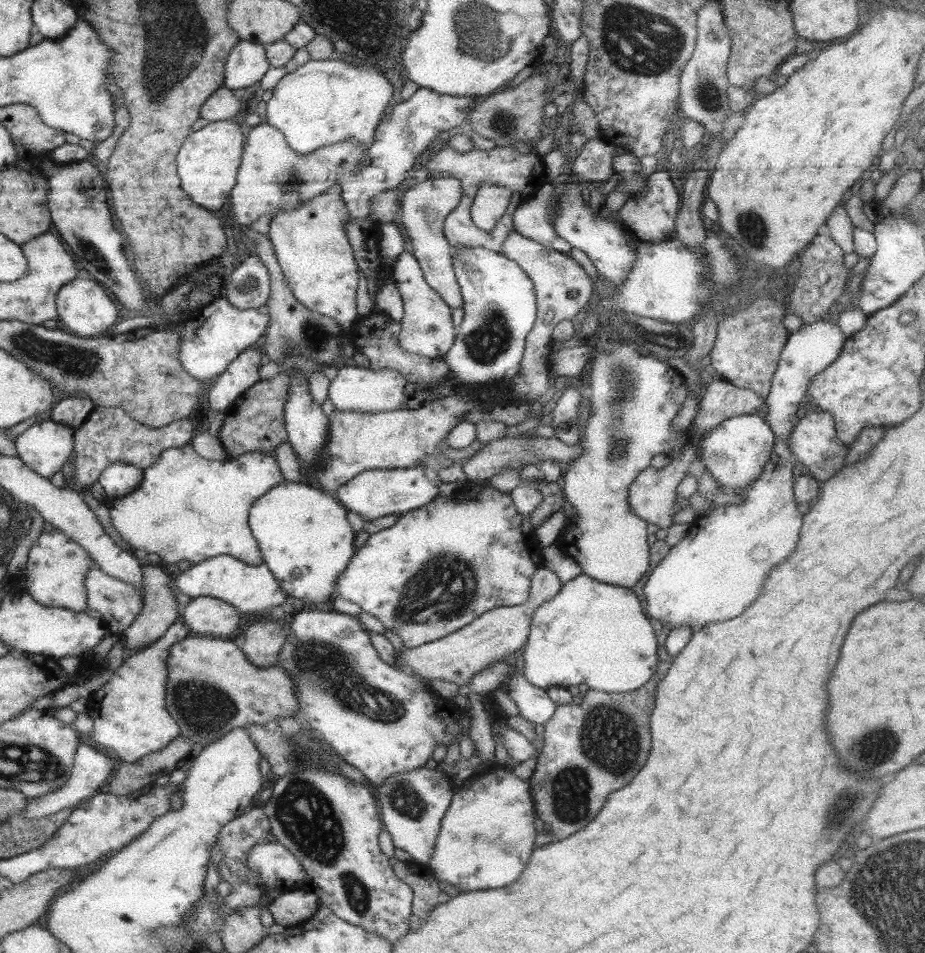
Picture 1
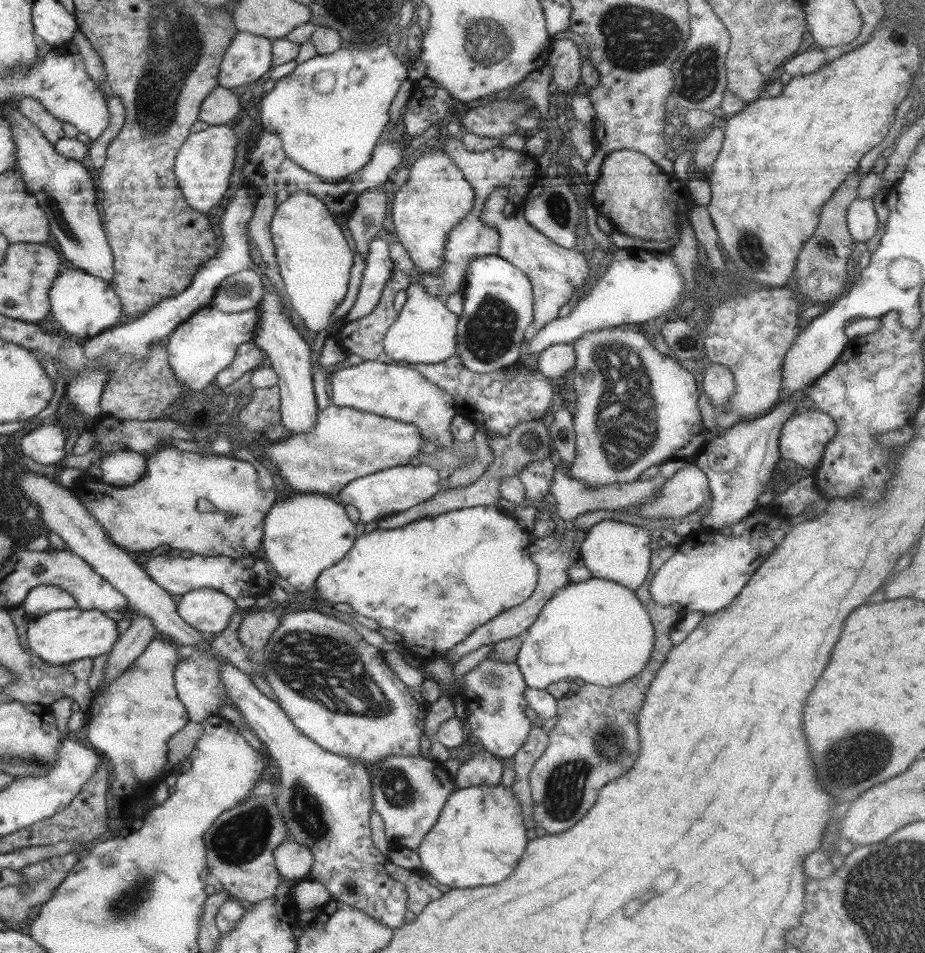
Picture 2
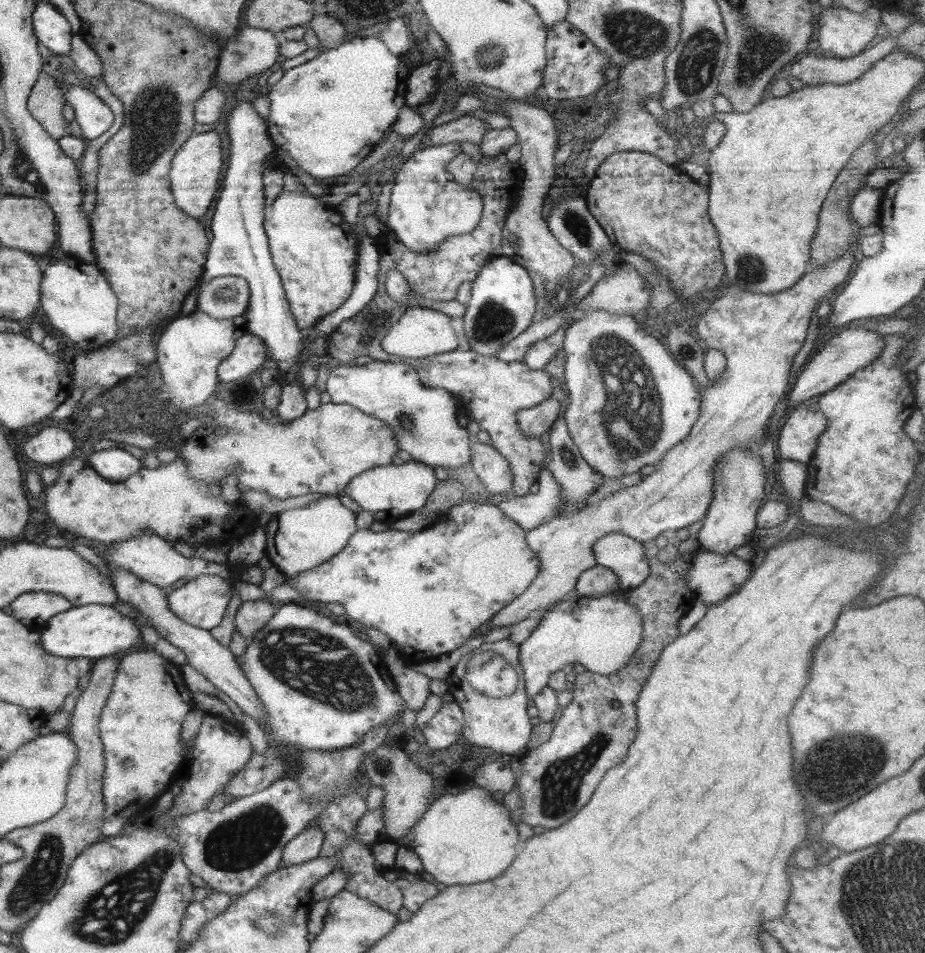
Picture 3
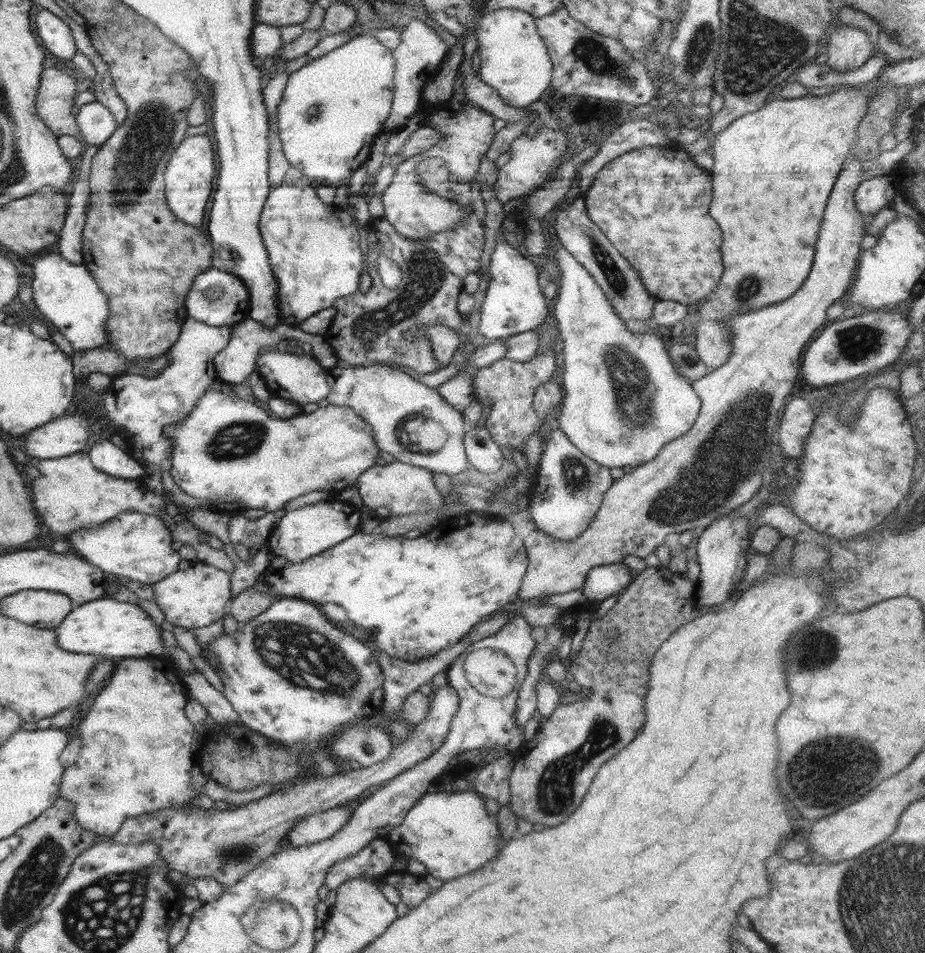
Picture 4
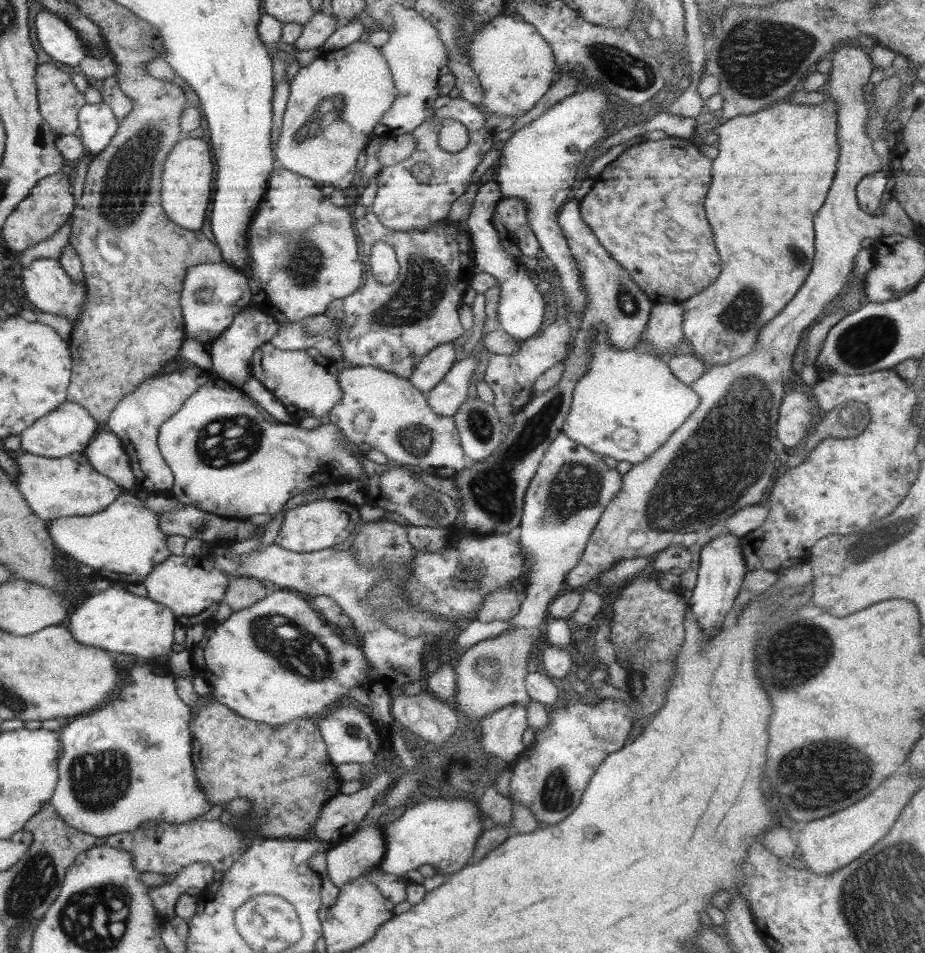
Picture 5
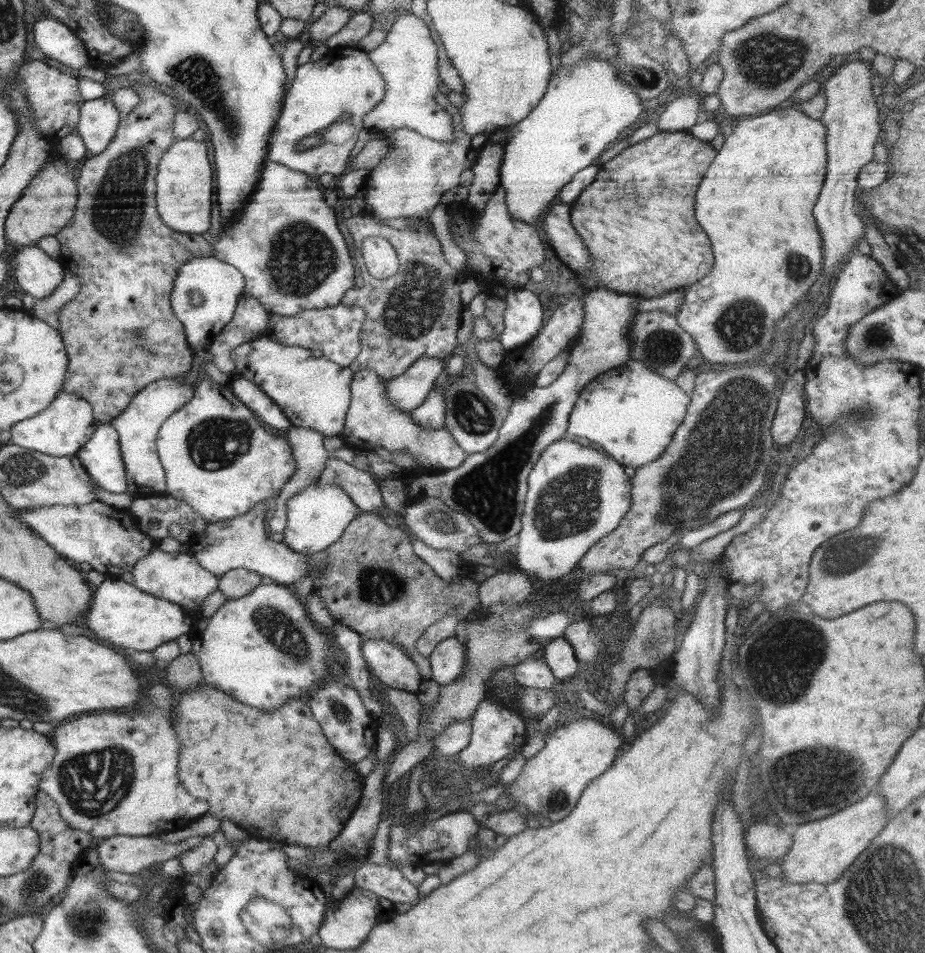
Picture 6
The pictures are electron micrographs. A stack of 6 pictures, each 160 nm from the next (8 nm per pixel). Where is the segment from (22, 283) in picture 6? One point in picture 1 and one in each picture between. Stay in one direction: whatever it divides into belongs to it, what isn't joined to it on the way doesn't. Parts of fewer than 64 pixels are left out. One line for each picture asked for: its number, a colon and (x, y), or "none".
1: (87, 308)
2: (84, 305)
3: (75, 296)
4: (65, 293)
5: (47, 286)

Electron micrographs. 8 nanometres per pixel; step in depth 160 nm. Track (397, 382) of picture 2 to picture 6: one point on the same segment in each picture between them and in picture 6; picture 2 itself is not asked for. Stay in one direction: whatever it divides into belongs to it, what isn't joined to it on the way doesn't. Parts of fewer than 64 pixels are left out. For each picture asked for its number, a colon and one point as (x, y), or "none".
3: (423, 418)
4: (411, 421)
5: (378, 410)
6: (371, 422)

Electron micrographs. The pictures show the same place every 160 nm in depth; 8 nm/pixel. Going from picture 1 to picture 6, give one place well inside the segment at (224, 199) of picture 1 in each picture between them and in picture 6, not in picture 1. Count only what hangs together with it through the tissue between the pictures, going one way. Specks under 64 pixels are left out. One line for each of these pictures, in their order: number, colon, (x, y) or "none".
2: (203, 166)
3: (195, 172)
4: (188, 179)
5: (186, 182)
6: (184, 193)

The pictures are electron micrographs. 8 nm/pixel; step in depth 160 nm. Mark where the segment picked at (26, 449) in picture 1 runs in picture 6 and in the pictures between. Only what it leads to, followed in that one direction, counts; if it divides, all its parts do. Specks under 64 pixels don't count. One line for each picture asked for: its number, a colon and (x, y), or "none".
2: (45, 444)
3: (53, 444)
4: (62, 436)
5: (69, 429)
6: (67, 423)

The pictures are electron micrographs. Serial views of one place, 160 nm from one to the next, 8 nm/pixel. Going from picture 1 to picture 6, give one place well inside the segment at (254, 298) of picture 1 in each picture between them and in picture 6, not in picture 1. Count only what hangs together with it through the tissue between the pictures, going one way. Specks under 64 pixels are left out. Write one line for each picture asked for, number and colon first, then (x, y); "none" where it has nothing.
2: (242, 291)
3: (226, 297)
4: (217, 298)
5: (213, 293)
6: (204, 298)

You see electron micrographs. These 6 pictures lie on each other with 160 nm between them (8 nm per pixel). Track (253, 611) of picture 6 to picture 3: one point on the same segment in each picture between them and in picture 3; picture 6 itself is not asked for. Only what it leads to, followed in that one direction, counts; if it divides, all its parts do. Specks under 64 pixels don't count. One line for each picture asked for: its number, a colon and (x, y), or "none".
3: (297, 663)
4: (282, 704)
5: (277, 661)

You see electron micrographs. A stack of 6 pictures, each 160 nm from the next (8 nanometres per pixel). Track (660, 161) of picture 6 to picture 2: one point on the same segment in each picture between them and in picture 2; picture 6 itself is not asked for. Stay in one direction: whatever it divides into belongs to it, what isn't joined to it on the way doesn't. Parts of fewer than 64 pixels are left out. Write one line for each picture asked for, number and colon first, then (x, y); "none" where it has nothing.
2: (643, 201)
3: (644, 204)
4: (635, 198)
5: (676, 263)

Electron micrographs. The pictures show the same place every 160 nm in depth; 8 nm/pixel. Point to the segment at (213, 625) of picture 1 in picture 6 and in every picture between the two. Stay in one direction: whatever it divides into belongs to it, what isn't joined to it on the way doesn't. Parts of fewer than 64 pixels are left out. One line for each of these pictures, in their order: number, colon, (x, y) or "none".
2: (207, 610)
3: (202, 602)
4: (196, 595)
5: (193, 588)
6: (177, 577)

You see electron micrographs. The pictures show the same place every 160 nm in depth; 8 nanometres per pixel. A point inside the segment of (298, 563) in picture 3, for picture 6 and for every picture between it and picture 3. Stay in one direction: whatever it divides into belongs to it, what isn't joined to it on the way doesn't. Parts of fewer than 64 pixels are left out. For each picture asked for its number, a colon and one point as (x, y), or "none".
4: (307, 531)
5: (320, 524)
6: (317, 516)

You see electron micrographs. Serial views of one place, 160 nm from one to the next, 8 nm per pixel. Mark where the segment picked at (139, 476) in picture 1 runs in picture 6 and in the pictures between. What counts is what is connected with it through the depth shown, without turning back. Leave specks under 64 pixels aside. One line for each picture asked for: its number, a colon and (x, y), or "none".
2: (121, 468)
3: (114, 464)
4: (105, 456)
5: (105, 452)
6: (101, 455)

